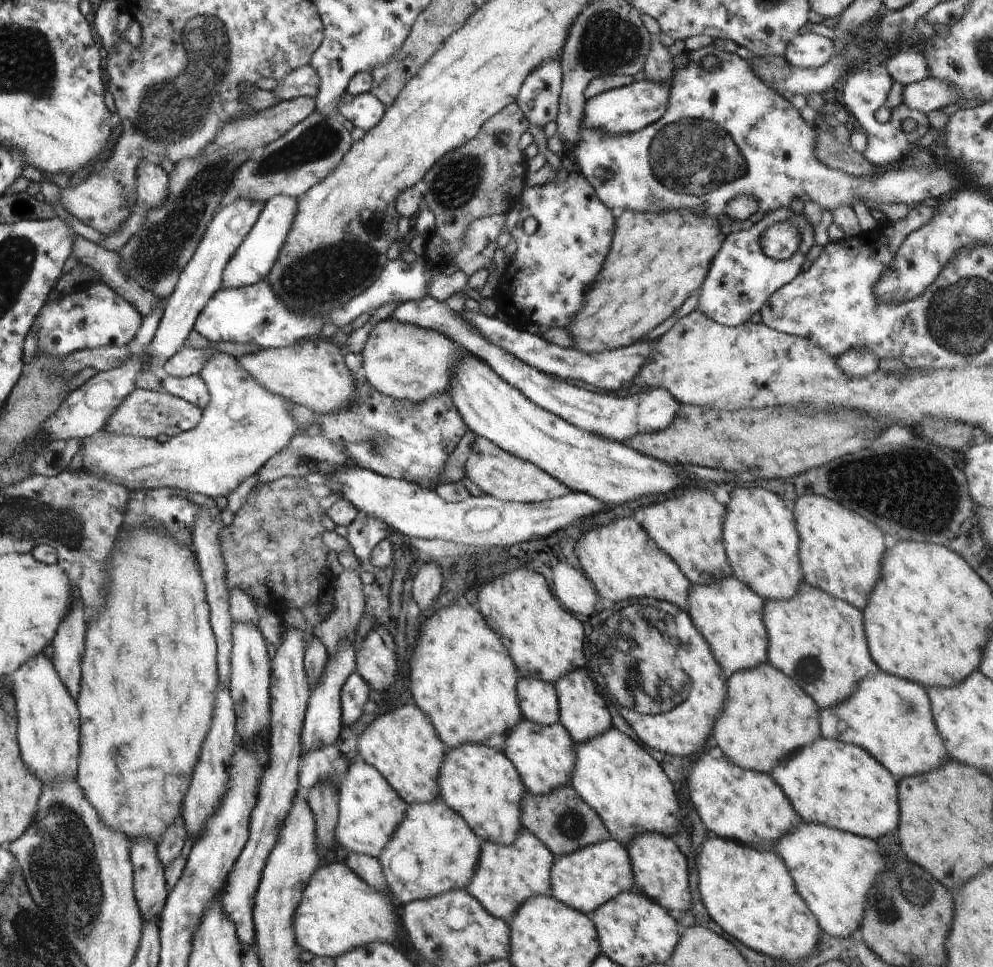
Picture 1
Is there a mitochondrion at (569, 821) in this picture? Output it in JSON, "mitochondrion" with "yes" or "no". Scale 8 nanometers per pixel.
{"mitochondrion":"yes"}

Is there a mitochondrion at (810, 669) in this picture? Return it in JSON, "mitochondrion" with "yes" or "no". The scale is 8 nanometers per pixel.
{"mitochondrion":"yes"}

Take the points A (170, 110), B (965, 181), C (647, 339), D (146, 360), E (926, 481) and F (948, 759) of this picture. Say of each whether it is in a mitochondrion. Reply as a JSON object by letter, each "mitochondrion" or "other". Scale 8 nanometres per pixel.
{"A":"mitochondrion","B":"other","C":"other","D":"other","E":"mitochondrion","F":"other"}

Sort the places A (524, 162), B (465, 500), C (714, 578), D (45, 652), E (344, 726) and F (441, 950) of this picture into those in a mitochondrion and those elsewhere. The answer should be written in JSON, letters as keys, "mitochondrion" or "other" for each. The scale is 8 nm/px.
{"A":"other","B":"other","C":"other","D":"other","E":"other","F":"mitochondrion"}

